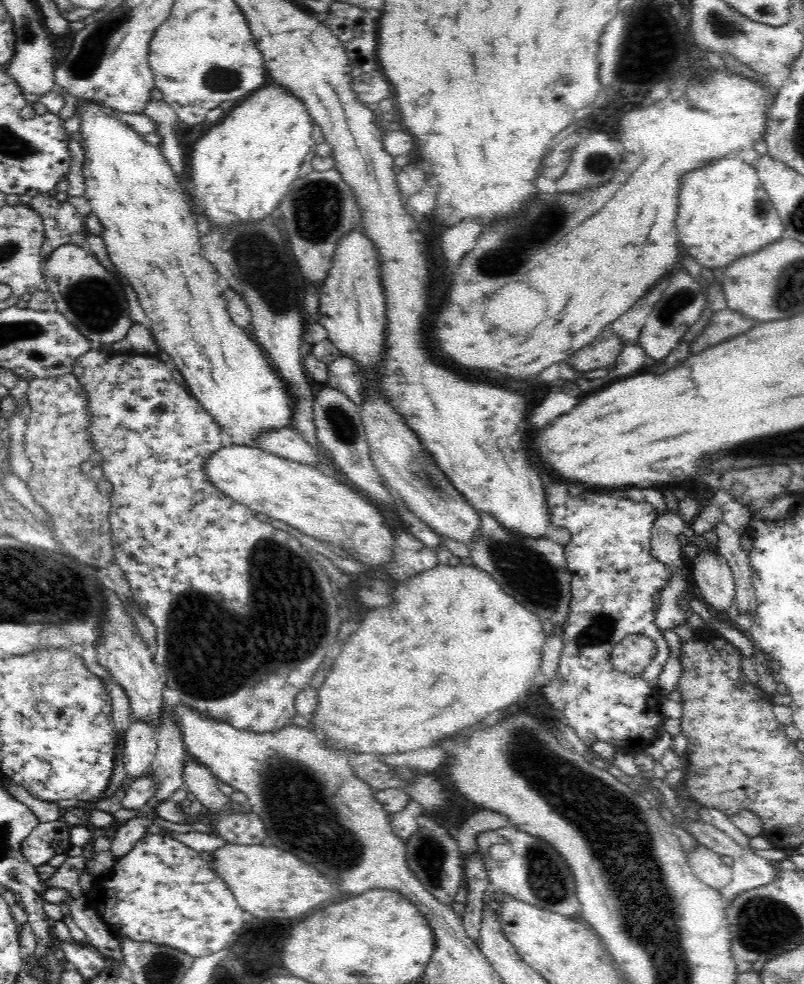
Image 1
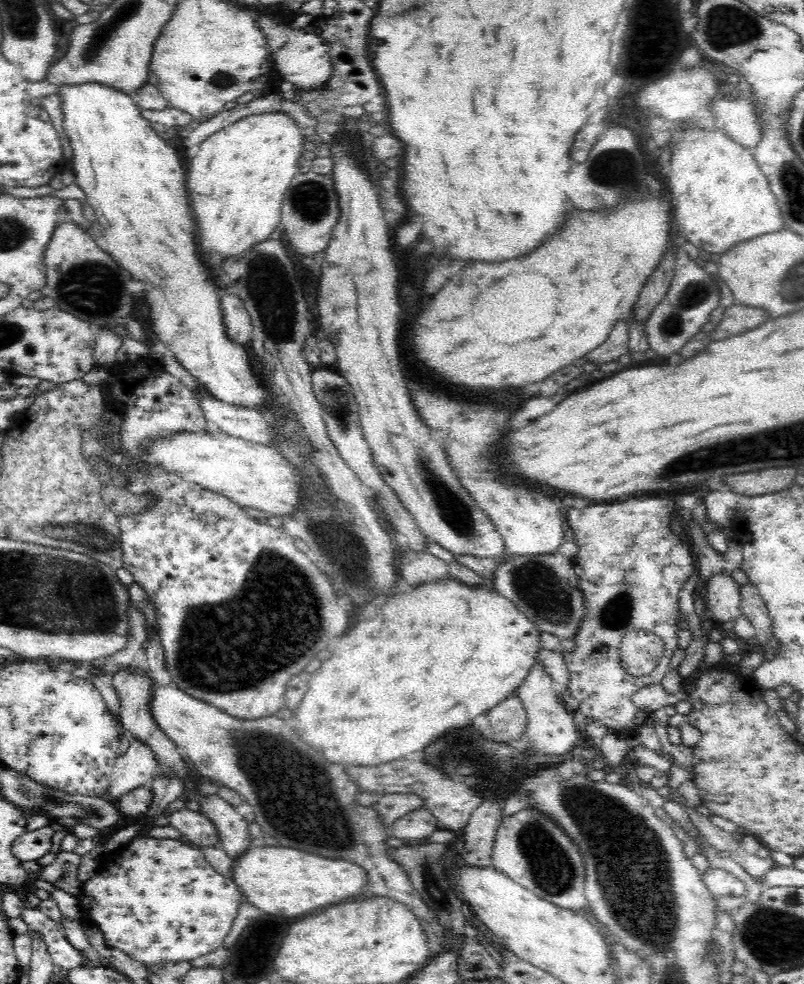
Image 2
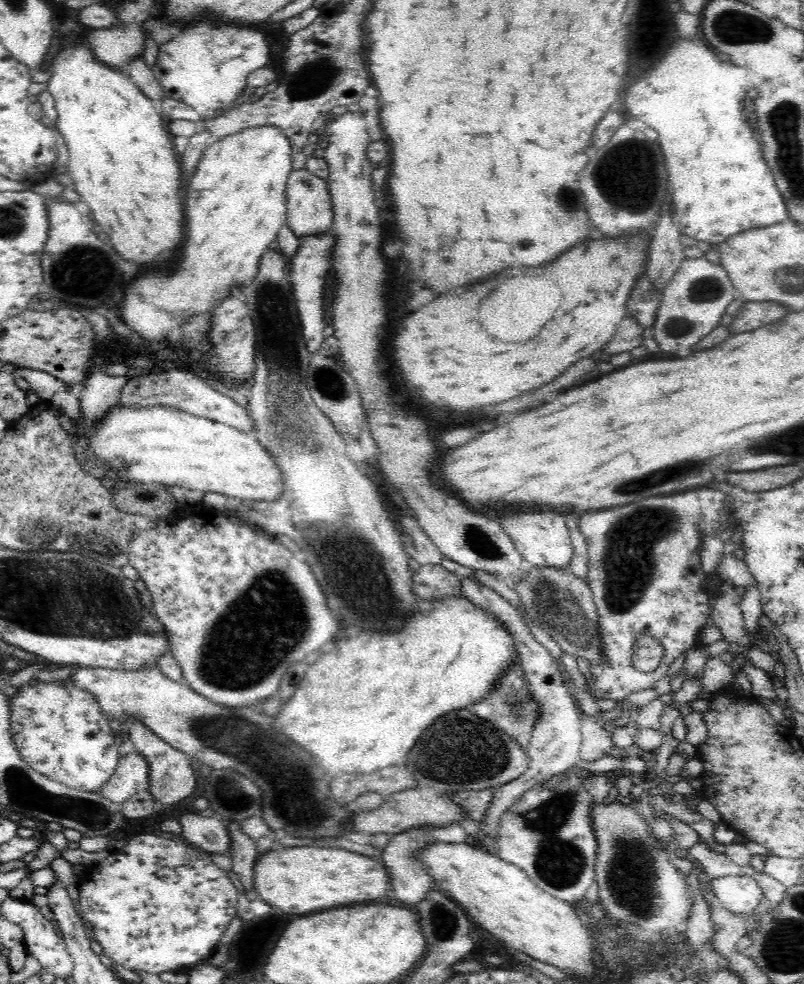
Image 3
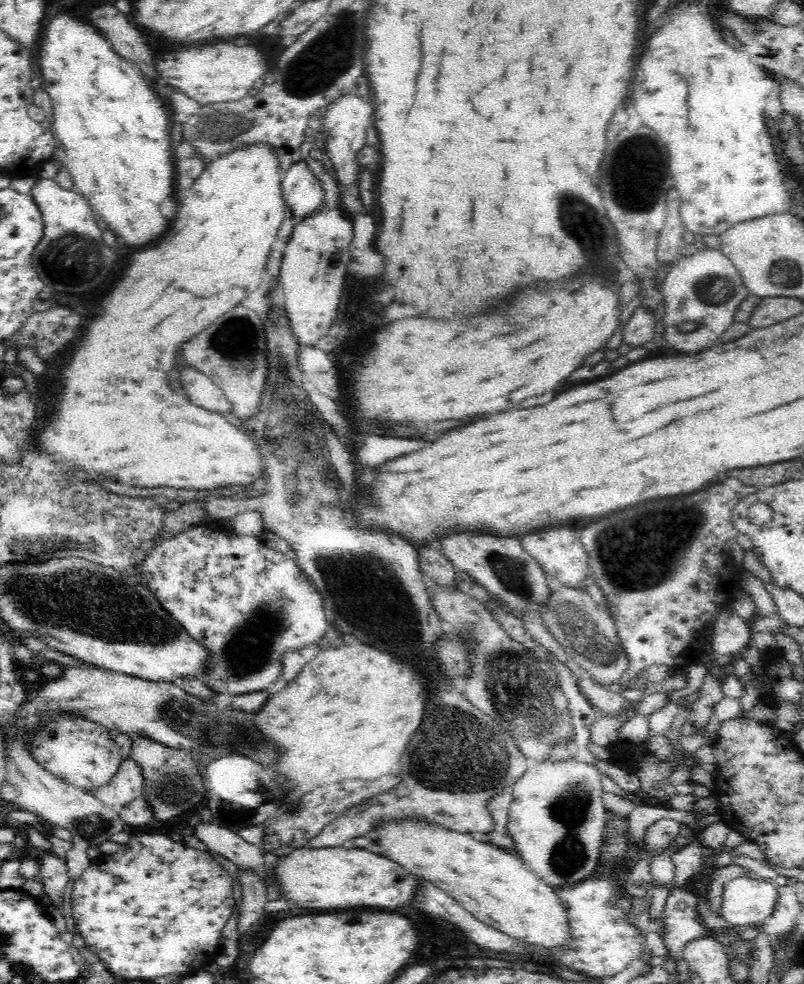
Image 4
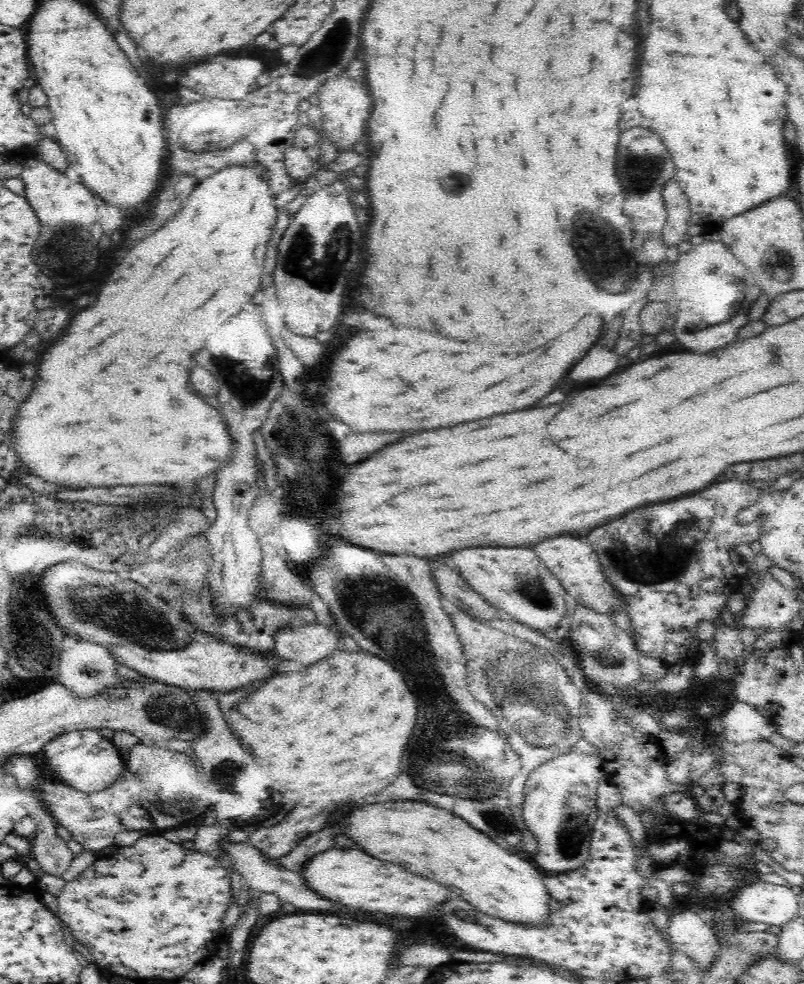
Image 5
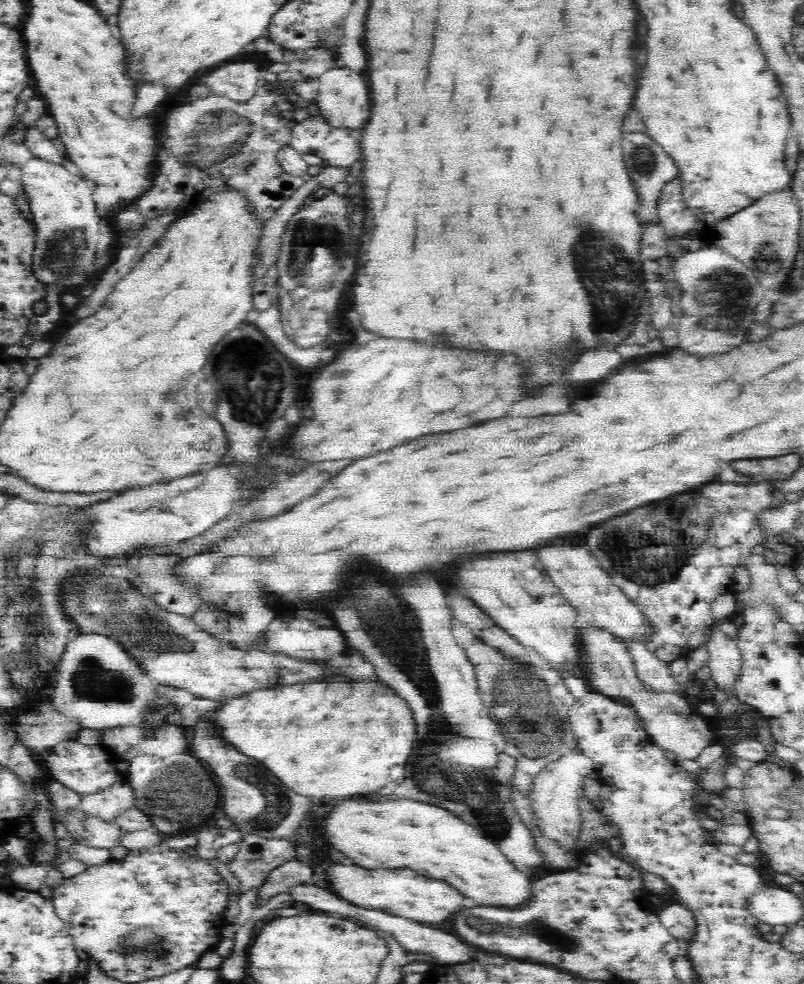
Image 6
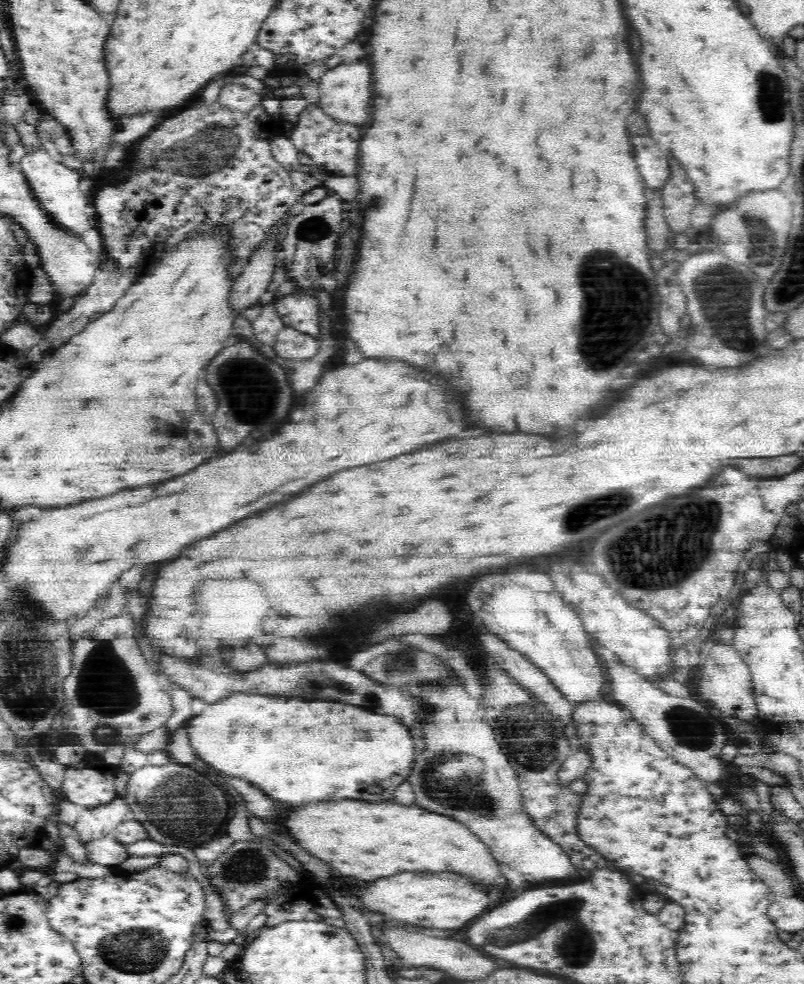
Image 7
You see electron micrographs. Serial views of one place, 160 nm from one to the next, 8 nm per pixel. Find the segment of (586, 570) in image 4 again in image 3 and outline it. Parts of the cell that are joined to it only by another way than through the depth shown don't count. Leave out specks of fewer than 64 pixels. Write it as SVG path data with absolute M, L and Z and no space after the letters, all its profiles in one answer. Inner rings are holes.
M526 512L526 514L502 514L500 516L504 530L510 534L516 550L524 556L530 567L552 567L560 571L569 570L574 556L574 548L570 541L570 532L566 526L566 518L556 512Z

